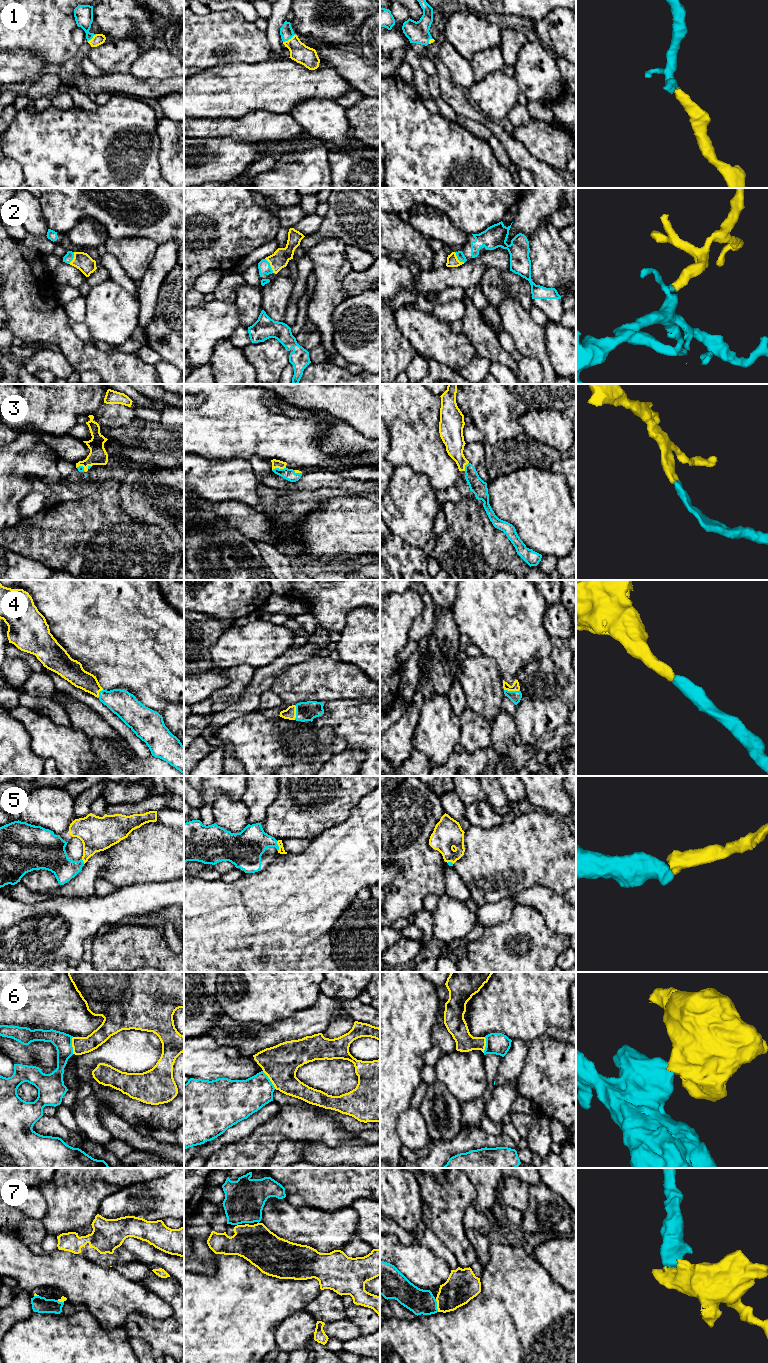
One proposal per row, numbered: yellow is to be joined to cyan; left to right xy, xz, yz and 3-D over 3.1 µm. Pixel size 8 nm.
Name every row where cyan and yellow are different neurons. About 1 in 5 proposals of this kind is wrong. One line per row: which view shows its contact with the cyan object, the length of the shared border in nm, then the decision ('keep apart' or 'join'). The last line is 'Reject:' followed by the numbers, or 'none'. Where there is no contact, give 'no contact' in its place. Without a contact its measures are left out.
1: xz | 120 nm | join
2: xz | 140 nm | join
3: xz | 110 nm | join
4: yz | 130 nm | join
5: xz | 80 nm | join
6: xz | 180 nm | keep apart
7: yz | 110 nm | join
Reject: 6

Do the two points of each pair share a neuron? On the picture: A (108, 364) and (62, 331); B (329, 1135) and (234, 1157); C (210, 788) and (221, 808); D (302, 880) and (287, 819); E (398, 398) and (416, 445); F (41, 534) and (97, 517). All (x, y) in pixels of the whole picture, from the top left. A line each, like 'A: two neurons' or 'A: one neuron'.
A: one neuron
B: one neuron
C: two neurons
D: two neurons
E: one neuron
F: one neuron

